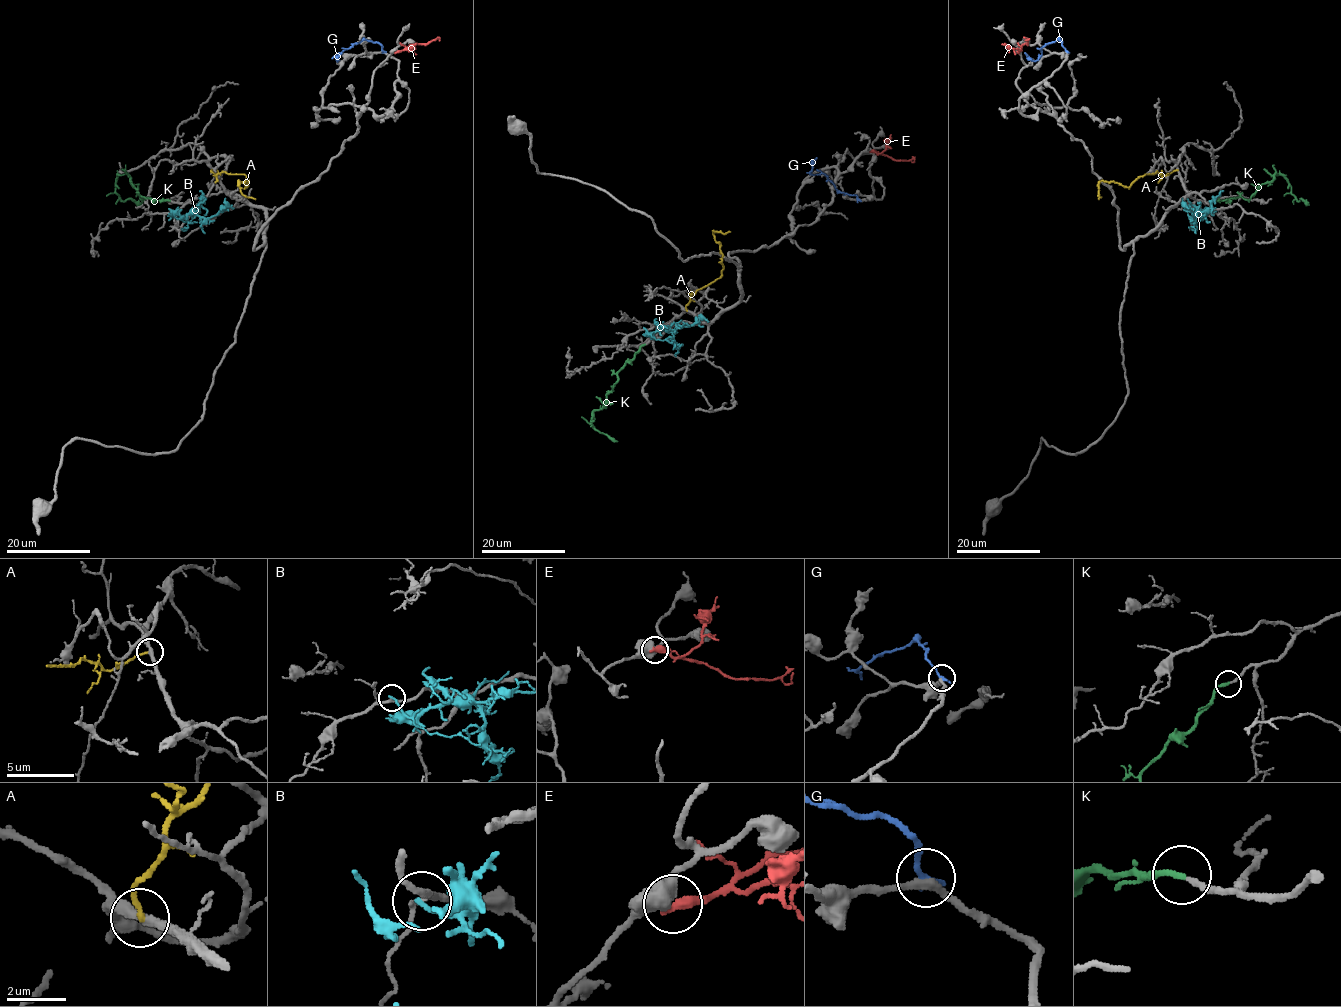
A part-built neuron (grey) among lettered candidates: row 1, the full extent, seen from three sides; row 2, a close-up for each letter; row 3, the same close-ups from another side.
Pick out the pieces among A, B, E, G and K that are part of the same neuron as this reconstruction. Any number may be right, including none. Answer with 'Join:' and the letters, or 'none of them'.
Join: K

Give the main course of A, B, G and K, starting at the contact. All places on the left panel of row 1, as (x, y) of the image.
A: (212, 170), (215, 175), (244, 174), (248, 180), (246, 187), (244, 181), (238, 181), (240, 191), (255, 199)
B: (170, 214), (211, 218), (227, 207), (234, 209)
G: (383, 51), (380, 44), (363, 40), (336, 56), (337, 61), (342, 52)
K: (170, 200), (142, 199), (127, 173), (118, 174), (115, 192), (120, 199), (132, 198), (142, 202)

